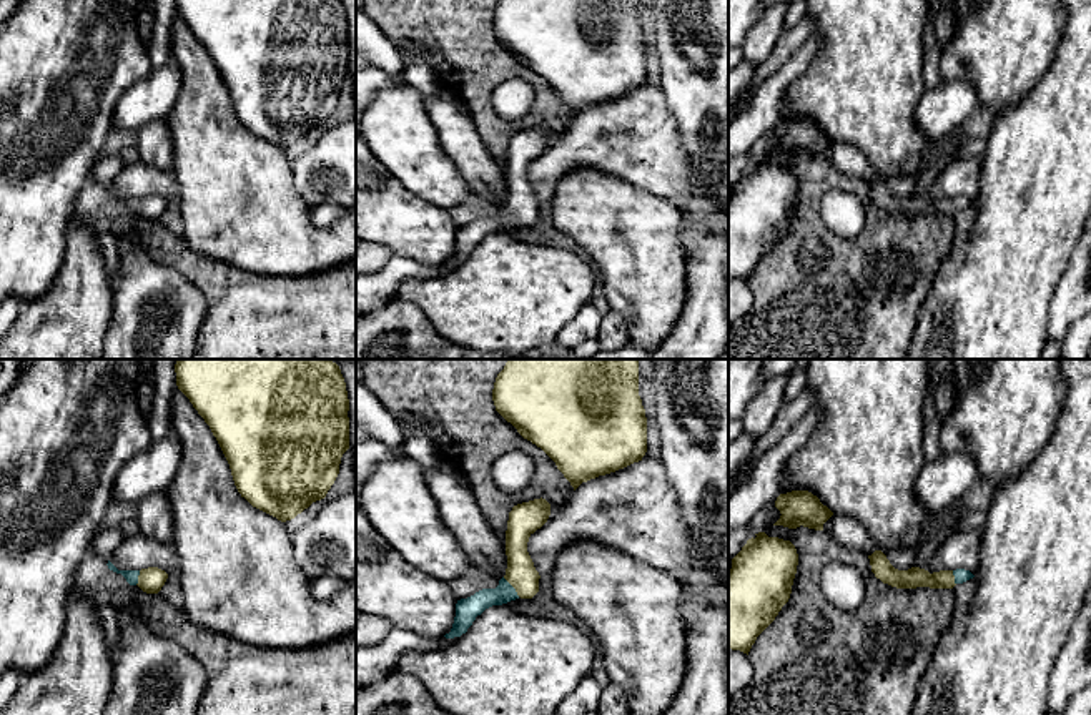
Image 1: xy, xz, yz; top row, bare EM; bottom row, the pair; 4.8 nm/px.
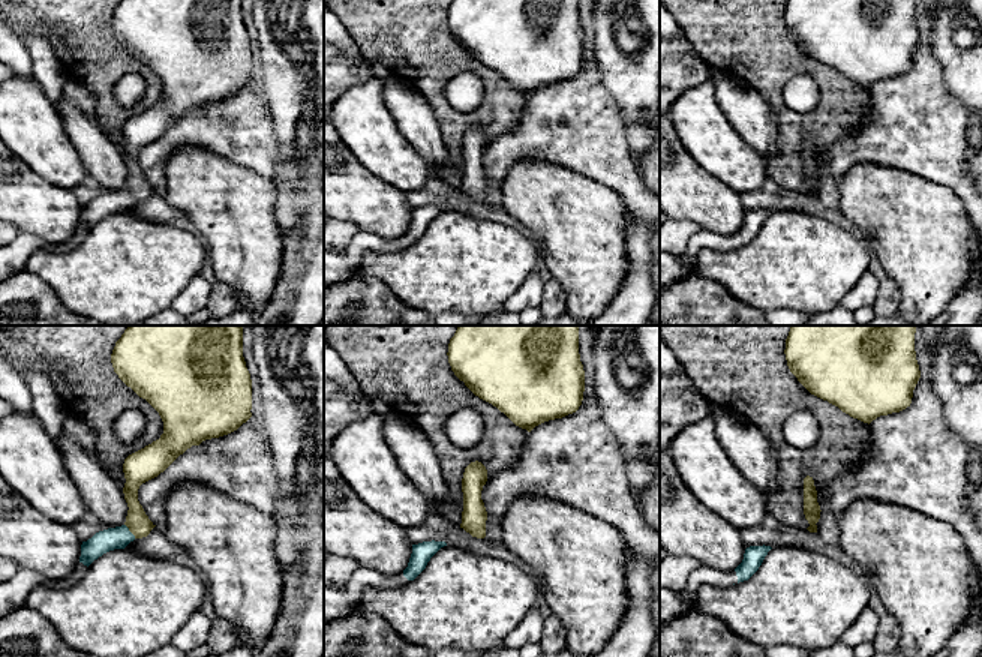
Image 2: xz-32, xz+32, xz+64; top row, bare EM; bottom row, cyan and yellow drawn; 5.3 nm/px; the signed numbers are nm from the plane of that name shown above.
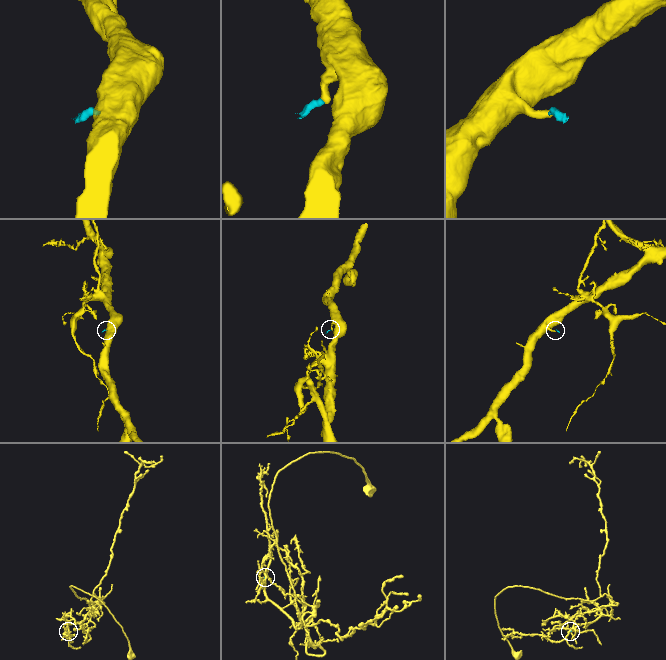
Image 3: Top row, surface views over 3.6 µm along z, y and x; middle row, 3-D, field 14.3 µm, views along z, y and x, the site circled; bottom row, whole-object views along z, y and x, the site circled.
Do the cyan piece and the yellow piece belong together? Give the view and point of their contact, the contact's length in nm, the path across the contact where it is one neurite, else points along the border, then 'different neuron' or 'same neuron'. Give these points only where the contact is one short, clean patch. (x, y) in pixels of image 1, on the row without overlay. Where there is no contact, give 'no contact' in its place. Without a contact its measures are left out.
xz (513, 215) | 130 nm | across xz (468, 236), (513, 215), (521, 207), (521, 202) | same neuron

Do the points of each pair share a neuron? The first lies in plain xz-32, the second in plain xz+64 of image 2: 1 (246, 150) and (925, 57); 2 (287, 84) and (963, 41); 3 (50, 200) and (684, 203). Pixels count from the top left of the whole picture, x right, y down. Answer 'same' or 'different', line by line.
1: same
2: same
3: same

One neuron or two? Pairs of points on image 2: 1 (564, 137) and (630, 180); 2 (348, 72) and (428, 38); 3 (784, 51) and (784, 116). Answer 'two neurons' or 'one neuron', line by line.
1: one neuron
2: two neurons
3: one neuron

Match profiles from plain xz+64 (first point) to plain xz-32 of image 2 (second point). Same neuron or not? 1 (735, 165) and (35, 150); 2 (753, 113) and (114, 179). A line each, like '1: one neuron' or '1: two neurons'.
1: one neuron
2: one neuron

